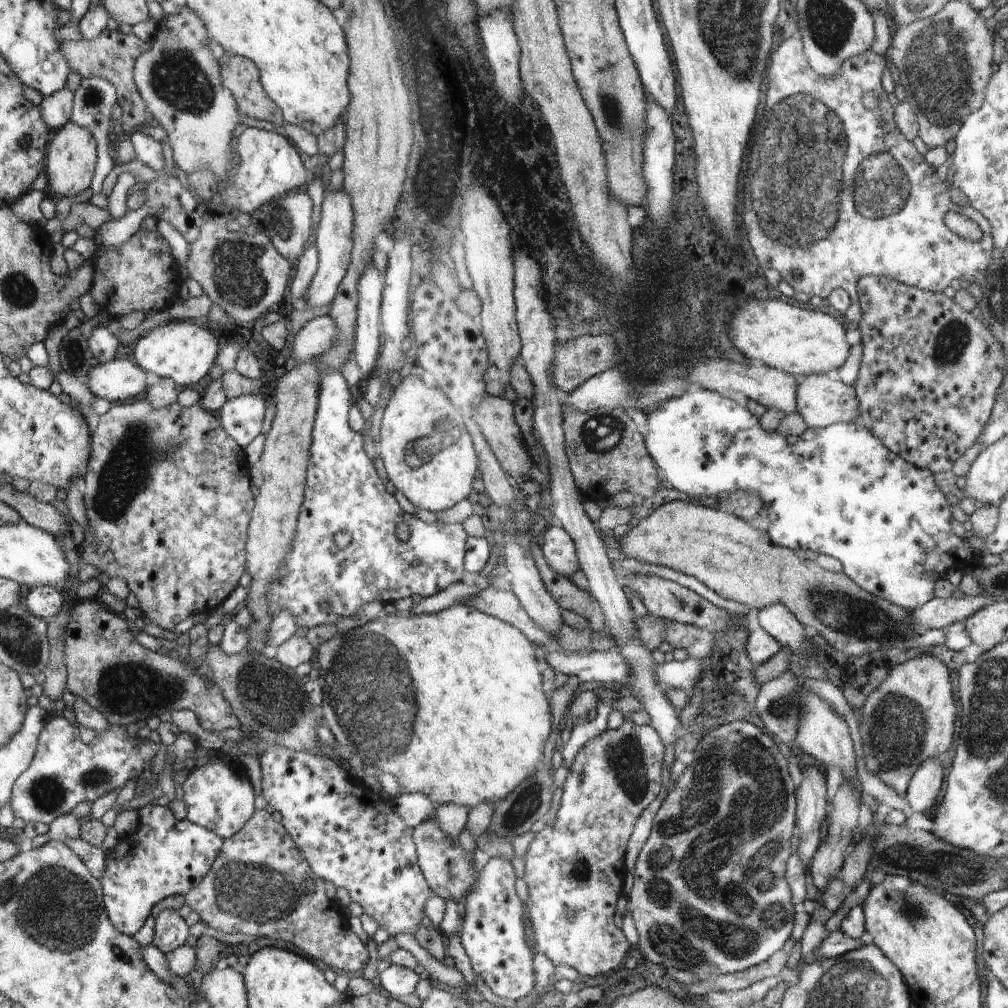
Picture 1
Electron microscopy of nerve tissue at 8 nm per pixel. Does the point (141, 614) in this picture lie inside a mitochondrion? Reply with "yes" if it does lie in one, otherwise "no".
no

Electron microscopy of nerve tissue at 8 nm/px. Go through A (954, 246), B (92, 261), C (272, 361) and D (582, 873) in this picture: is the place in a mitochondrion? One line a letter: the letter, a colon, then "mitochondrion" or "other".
A: other
B: other
C: other
D: other

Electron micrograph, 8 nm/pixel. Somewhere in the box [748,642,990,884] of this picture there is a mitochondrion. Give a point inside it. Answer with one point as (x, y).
(897, 727)

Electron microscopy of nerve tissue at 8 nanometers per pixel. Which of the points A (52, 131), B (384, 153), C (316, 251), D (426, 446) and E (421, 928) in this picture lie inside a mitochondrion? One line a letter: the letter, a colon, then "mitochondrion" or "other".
A: other
B: other
C: other
D: mitochondrion
E: other

